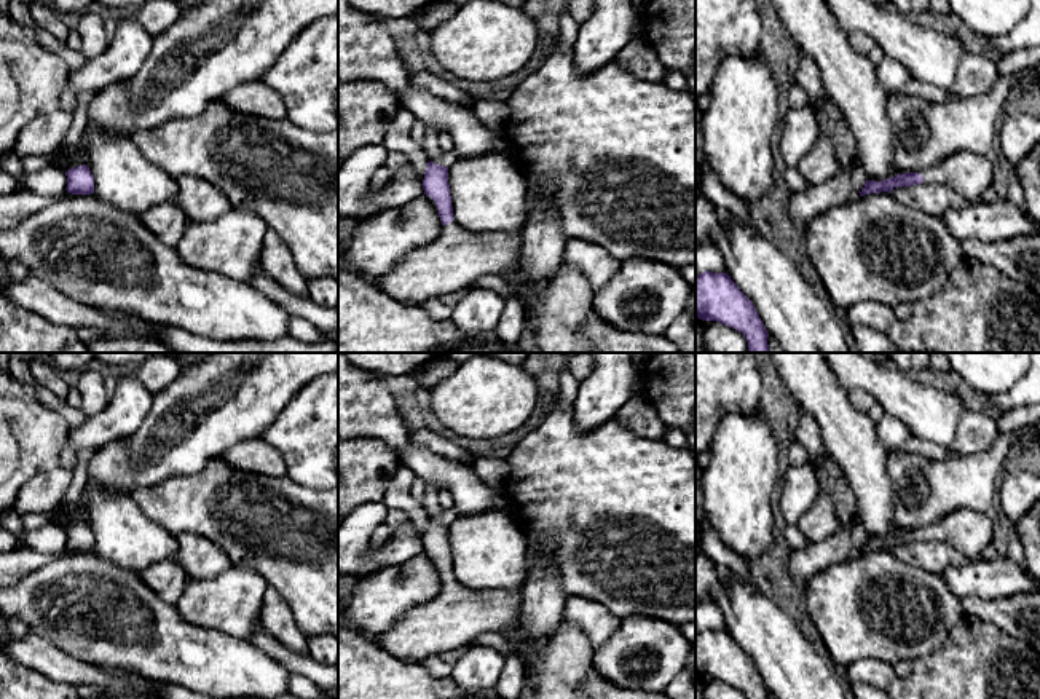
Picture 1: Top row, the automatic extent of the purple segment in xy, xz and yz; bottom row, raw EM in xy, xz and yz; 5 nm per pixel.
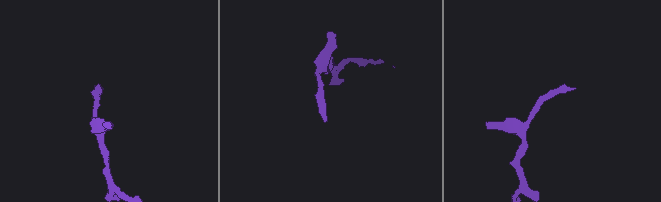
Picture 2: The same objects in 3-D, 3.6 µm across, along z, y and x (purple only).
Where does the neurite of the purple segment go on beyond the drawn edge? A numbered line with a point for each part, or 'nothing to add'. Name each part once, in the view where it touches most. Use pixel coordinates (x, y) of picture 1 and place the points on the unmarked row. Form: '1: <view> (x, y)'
1: xz (458, 615)

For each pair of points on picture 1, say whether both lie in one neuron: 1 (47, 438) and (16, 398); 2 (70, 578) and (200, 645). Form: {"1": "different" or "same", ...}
{"1": "same", "2": "same"}

